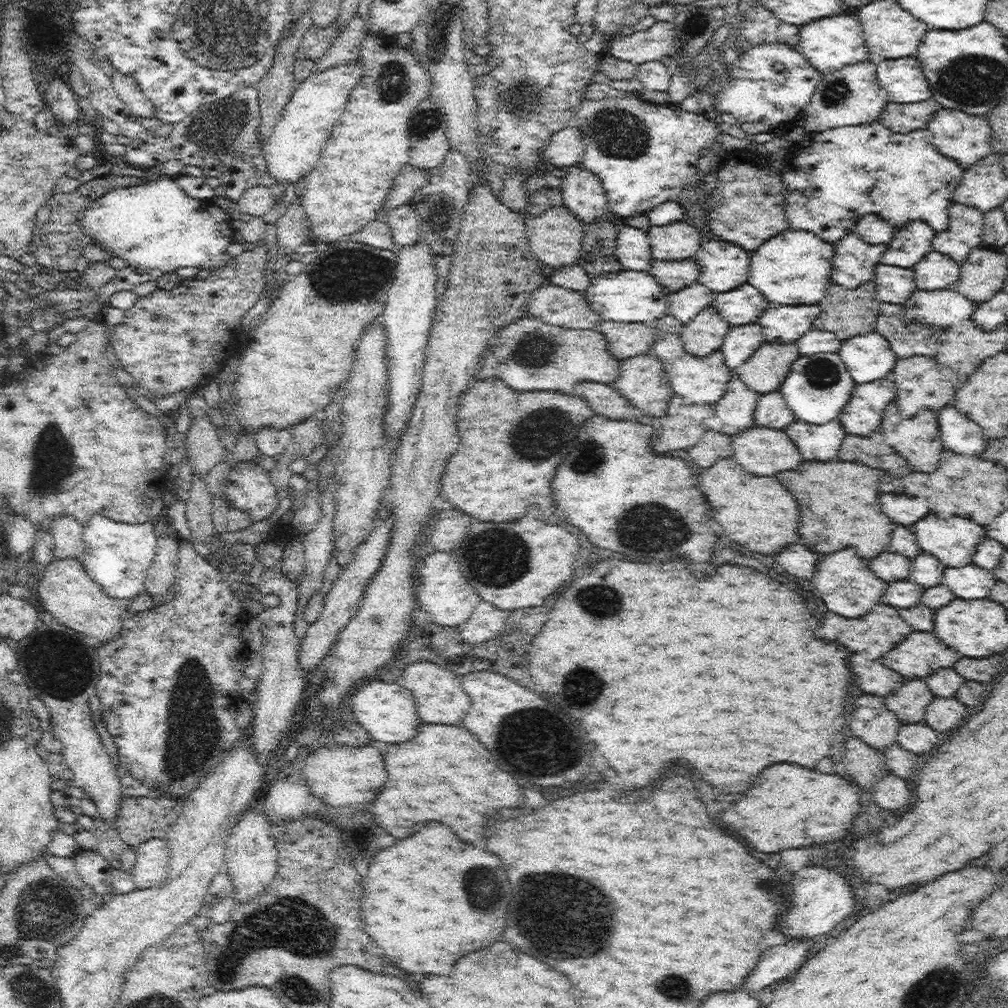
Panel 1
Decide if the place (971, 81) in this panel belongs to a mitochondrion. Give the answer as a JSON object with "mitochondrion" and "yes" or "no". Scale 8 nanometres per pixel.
{"mitochondrion":"yes"}

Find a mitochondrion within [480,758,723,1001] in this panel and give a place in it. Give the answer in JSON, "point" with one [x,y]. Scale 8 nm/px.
{"point":[589,920]}

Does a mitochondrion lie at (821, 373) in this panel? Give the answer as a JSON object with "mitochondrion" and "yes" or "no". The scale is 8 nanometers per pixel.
{"mitochondrion":"yes"}

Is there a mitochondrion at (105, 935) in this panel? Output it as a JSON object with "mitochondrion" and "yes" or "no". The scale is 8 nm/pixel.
{"mitochondrion":"no"}

